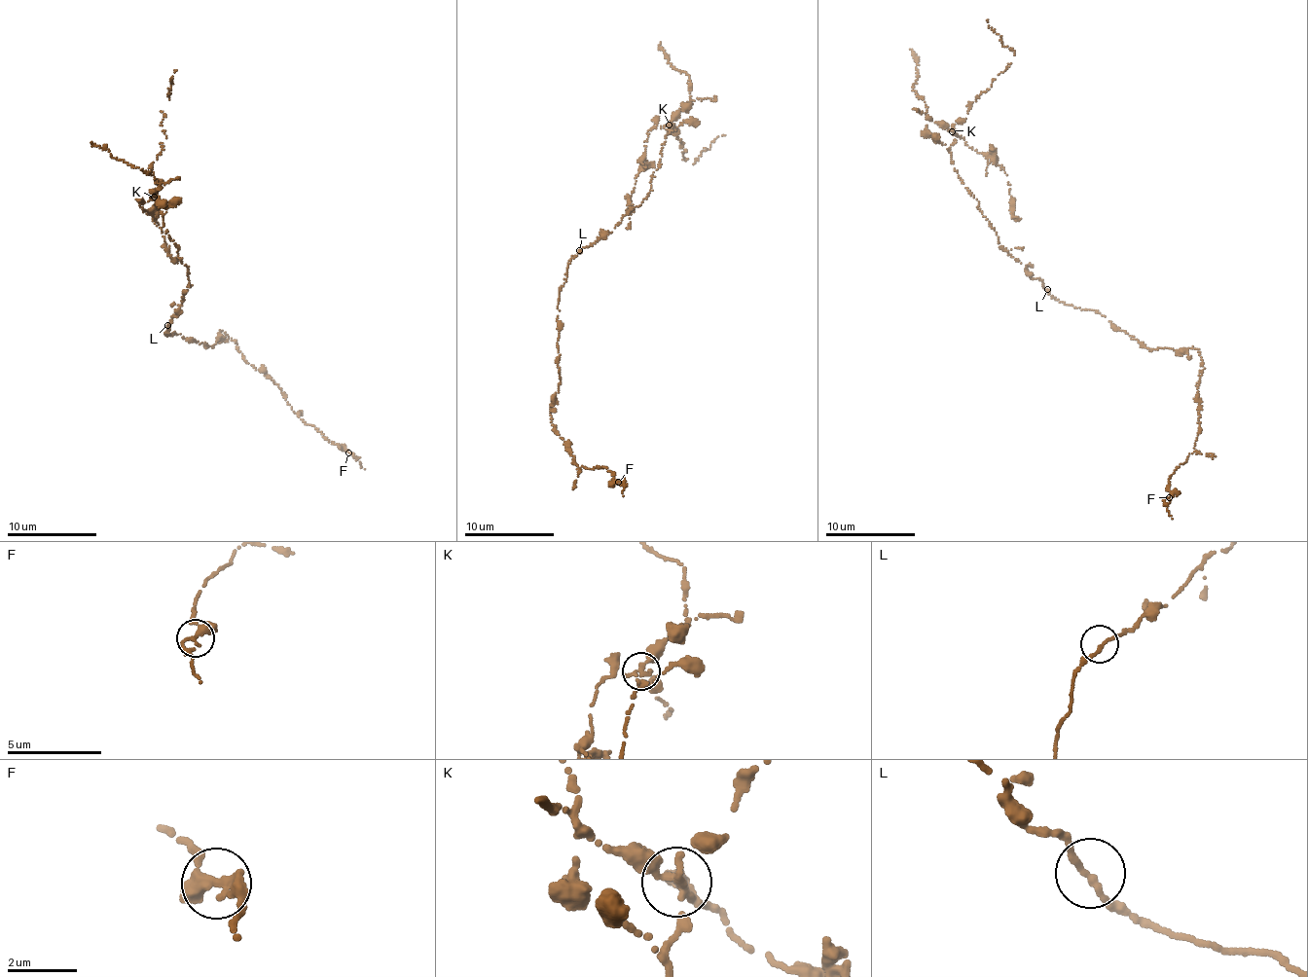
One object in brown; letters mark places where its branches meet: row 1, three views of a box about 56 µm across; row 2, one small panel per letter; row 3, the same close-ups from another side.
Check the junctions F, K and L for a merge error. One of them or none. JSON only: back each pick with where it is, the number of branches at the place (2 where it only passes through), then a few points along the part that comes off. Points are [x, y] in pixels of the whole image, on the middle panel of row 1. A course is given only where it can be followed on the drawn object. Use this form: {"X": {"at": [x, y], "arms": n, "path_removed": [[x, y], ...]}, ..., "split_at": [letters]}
{"K": {"at": [669, 125], "arms": 3, "path_removed": [[670, 126], [648, 130], [642, 166], [627, 198], [631, 214]]}, "split_at": ["K"]}

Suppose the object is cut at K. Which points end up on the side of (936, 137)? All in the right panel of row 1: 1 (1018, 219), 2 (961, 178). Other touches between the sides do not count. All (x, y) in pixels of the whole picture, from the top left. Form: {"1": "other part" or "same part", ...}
{"1": "other part", "2": "same part"}

